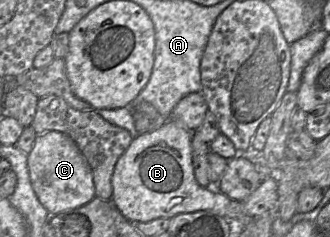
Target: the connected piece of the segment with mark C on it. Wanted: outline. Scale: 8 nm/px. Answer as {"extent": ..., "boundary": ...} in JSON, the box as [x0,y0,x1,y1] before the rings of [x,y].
{"extent":[27,131,96,215],"boundary":[[[49,131],[37,135],[32,150],[27,154],[27,164],[32,188],[40,203],[50,215],[83,206],[96,196],[90,166],[75,142],[64,133]]]}

